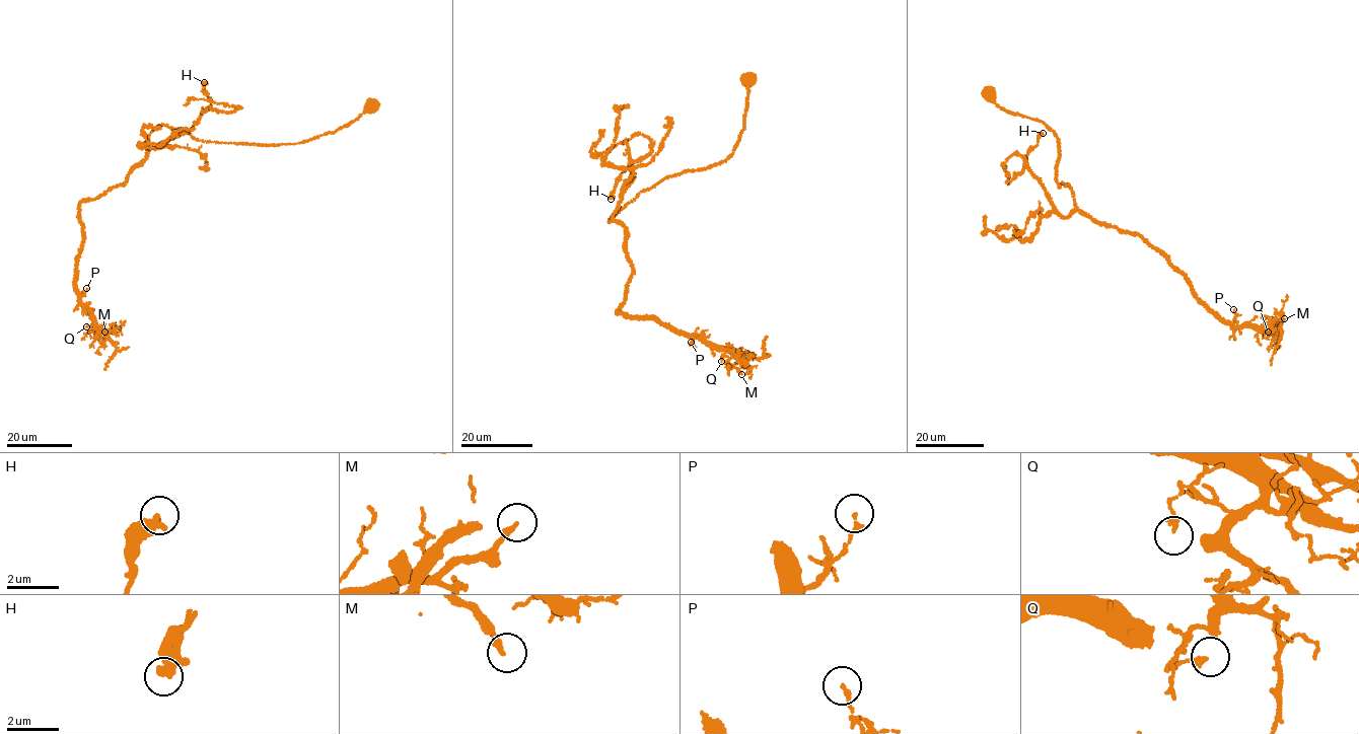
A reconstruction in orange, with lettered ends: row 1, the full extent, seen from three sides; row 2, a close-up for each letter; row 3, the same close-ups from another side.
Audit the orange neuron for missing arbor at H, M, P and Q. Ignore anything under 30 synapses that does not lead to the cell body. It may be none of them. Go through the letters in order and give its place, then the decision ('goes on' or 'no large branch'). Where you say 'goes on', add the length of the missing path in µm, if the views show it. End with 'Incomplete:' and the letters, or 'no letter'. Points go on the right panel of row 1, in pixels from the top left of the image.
H: place (1043, 133); no large branch
M: place (1284, 318); no large branch
P: place (1233, 309); no large branch
Q: place (1268, 332); no large branch
Incomplete: no letter

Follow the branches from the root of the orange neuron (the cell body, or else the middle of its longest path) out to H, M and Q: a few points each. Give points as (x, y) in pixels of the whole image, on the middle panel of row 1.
H: (750, 78), (744, 128), (733, 154), (705, 168), (668, 175), (610, 221), (633, 178), (630, 164), (611, 199)
M: (750, 78), (733, 154), (668, 175), (610, 221), (625, 229), (632, 267), (618, 313), (730, 353), (741, 374)
Q: (750, 78), (733, 154), (668, 175), (610, 221), (625, 229), (632, 267), (618, 313), (733, 355), (721, 361)

